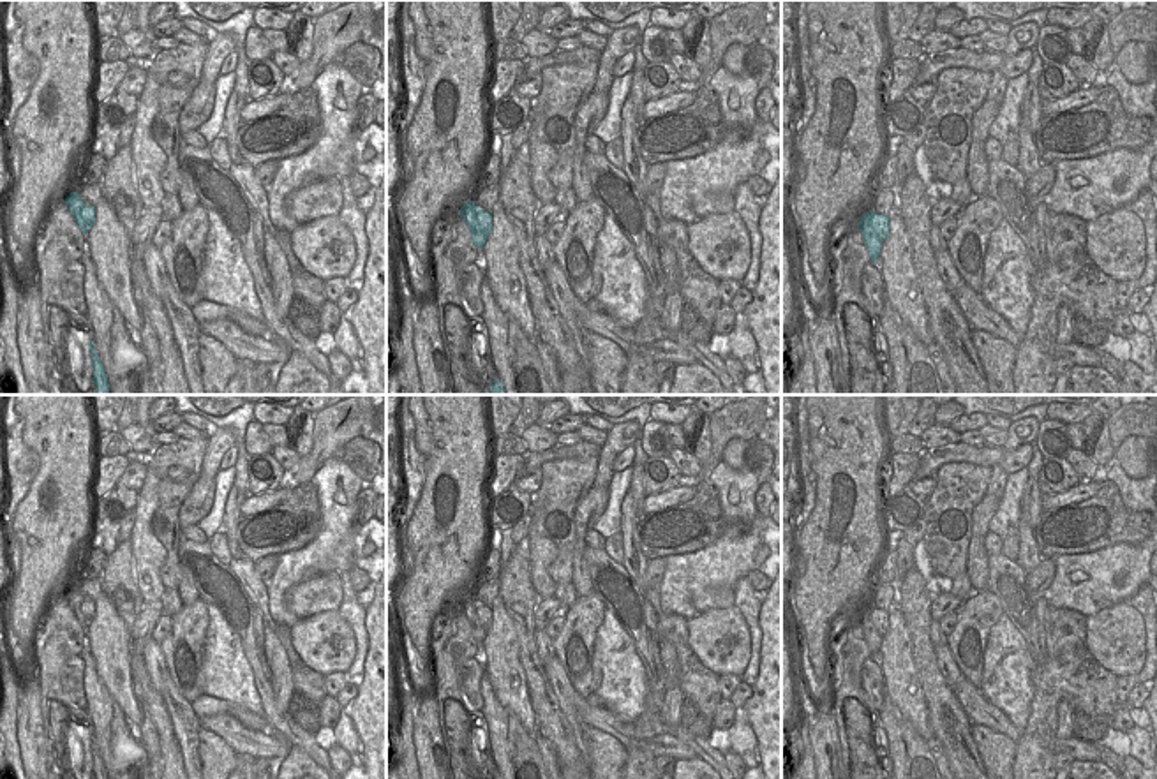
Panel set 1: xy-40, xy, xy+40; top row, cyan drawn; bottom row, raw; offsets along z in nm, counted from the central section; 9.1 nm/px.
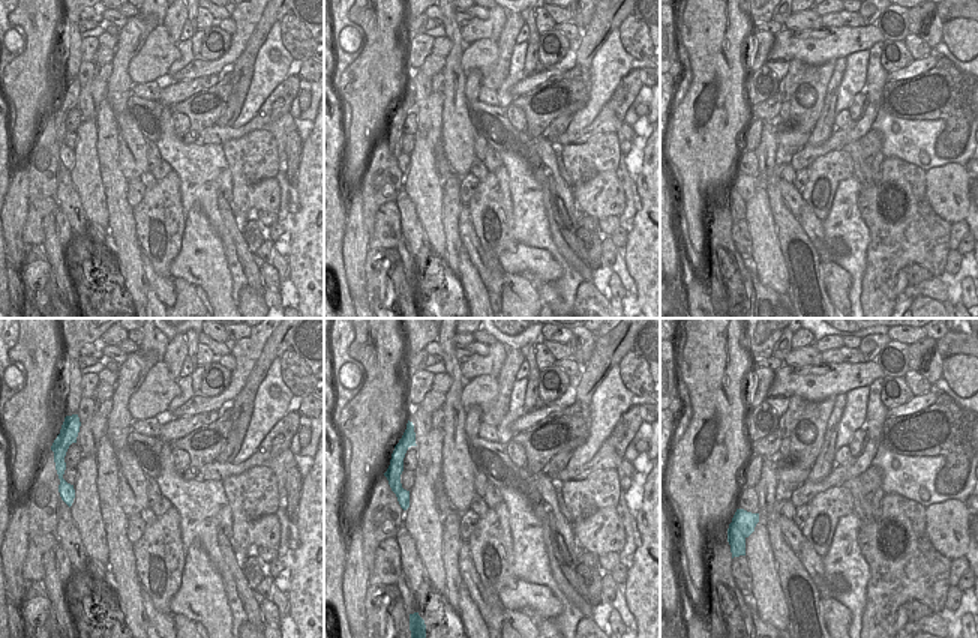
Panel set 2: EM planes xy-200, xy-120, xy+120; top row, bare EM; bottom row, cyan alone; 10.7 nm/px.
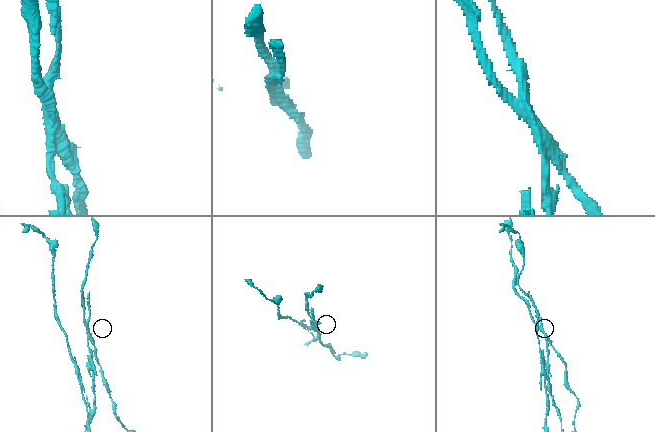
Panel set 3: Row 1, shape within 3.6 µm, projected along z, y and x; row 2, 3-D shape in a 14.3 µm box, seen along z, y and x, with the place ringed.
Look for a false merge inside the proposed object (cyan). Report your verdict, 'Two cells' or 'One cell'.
Two cells.

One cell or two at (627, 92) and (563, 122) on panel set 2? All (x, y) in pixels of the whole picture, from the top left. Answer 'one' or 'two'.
two

